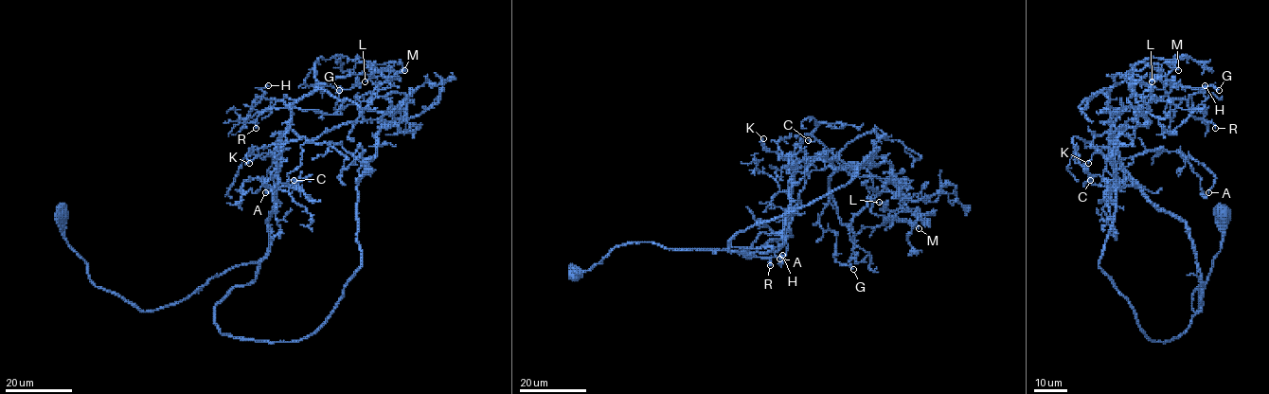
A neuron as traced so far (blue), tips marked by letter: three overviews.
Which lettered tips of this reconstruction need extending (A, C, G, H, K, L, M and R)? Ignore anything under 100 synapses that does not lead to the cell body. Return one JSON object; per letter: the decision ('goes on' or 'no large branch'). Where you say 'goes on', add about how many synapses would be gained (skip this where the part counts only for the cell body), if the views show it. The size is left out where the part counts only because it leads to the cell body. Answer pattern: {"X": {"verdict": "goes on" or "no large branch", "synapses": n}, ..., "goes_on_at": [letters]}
{"A": {"verdict": "no large branch"}, "C": {"verdict": "no large branch"}, "G": {"verdict": "no large branch"}, "H": {"verdict": "no large branch"}, "K": {"verdict": "no large branch"}, "L": {"verdict": "no large branch"}, "M": {"verdict": "no large branch"}, "R": {"verdict": "no large branch"}, "goes_on_at": []}

